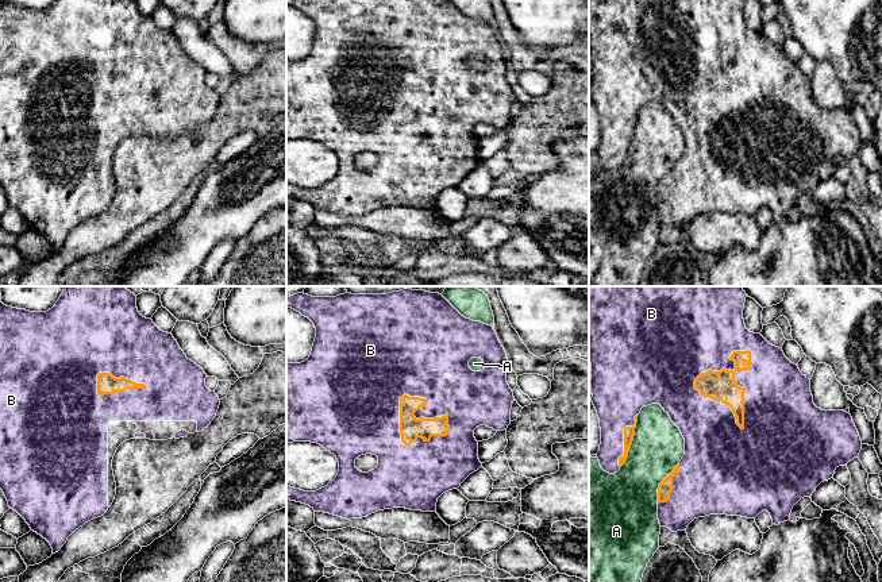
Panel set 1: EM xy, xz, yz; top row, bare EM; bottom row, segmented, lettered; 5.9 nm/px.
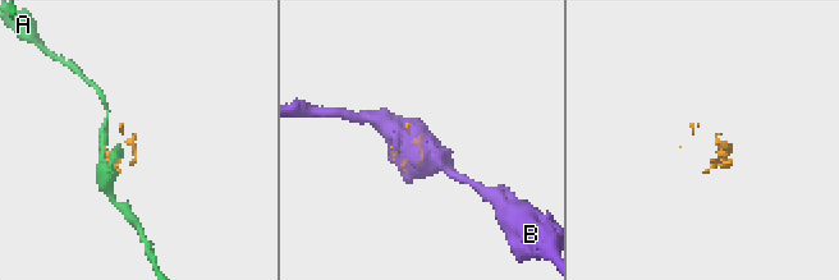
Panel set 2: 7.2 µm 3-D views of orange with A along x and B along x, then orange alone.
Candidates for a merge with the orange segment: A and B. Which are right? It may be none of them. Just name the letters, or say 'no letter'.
B

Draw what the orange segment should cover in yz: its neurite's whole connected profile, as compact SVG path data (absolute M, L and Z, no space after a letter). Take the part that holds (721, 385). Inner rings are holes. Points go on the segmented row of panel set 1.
M589 286L589 361L592 363L592 402L597 411L601 428L601 444L597 458L604 471L615 474L625 463L635 436L638 415L643 406L659 404L669 413L685 439L685 455L658 487L658 520L660 527L673 532L686 531L698 517L727 514L755 519L767 510L773 524L790 520L793 506L804 497L810 497L816 487L831 478L839 466L847 466L862 450L859 432L850 413L844 411L821 411L813 402L810 379L797 365L792 363L782 348L770 344L760 334L746 328L743 309L746 302L743 286Z

